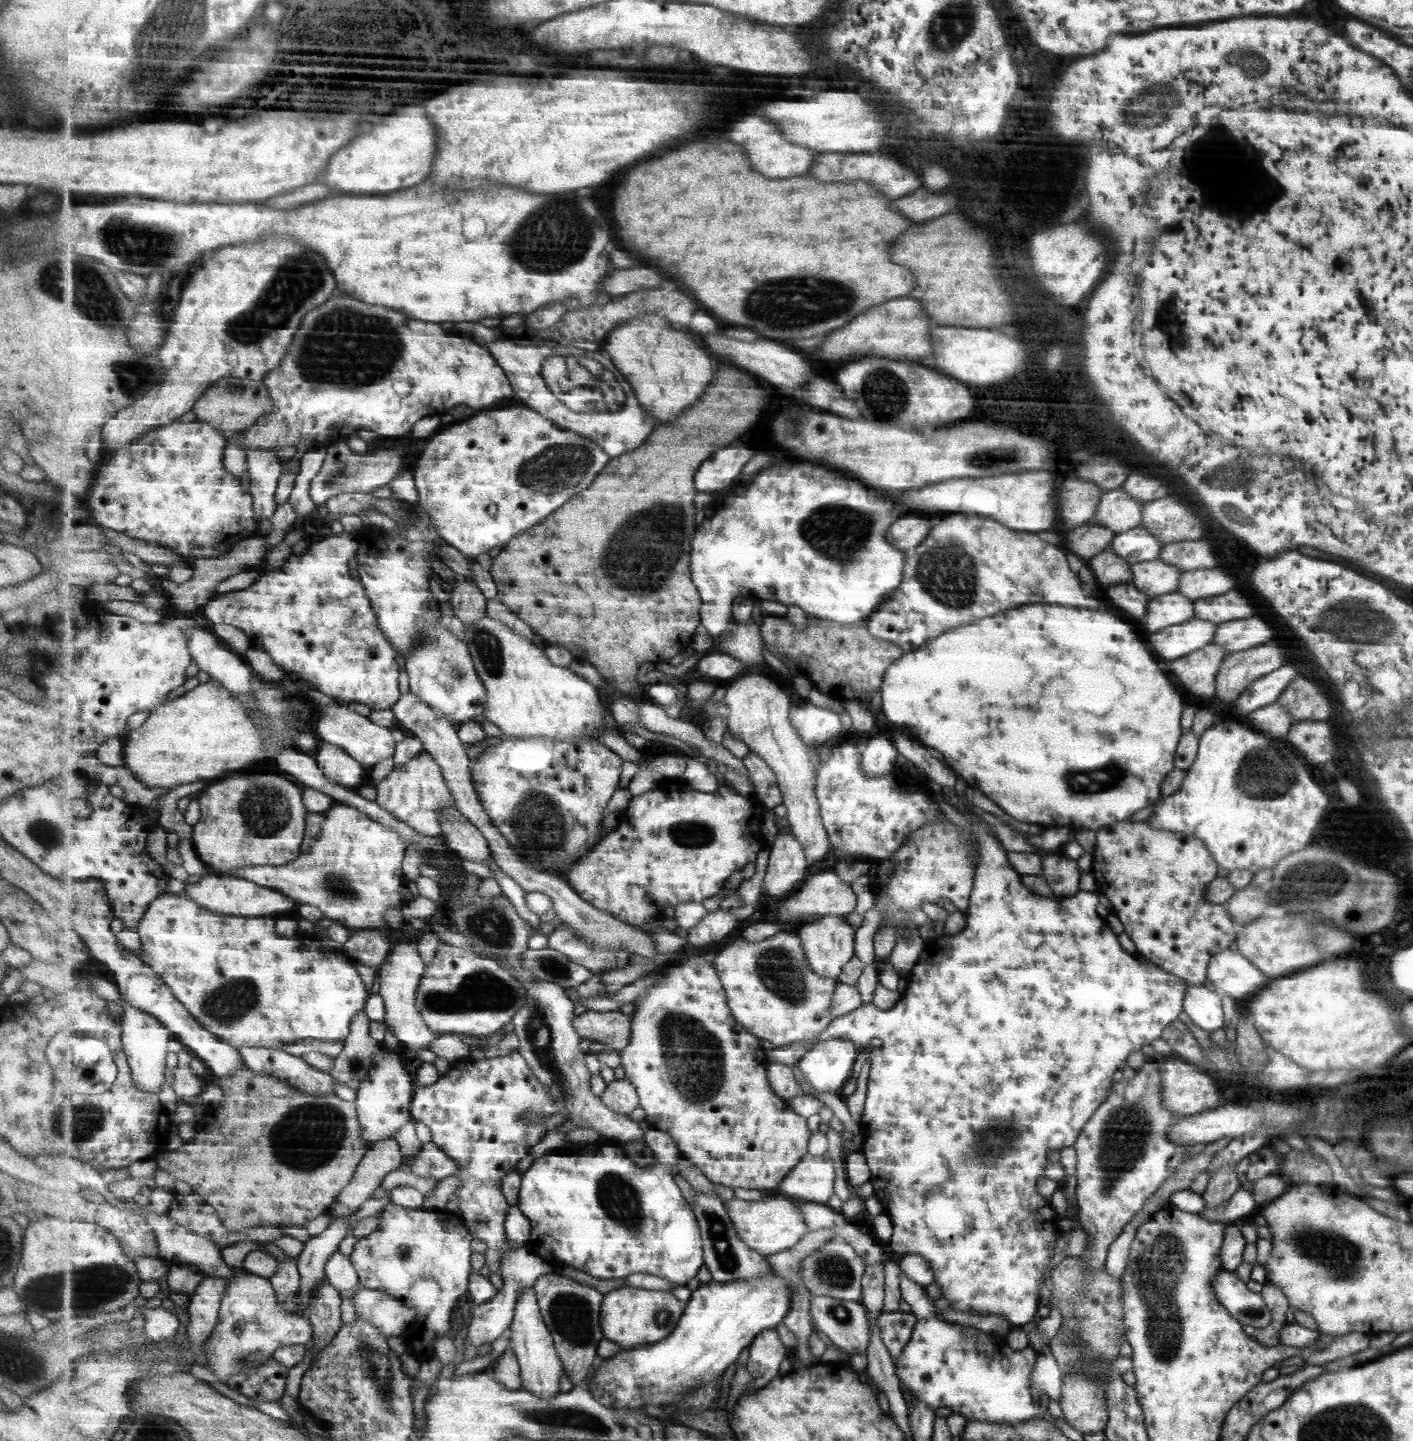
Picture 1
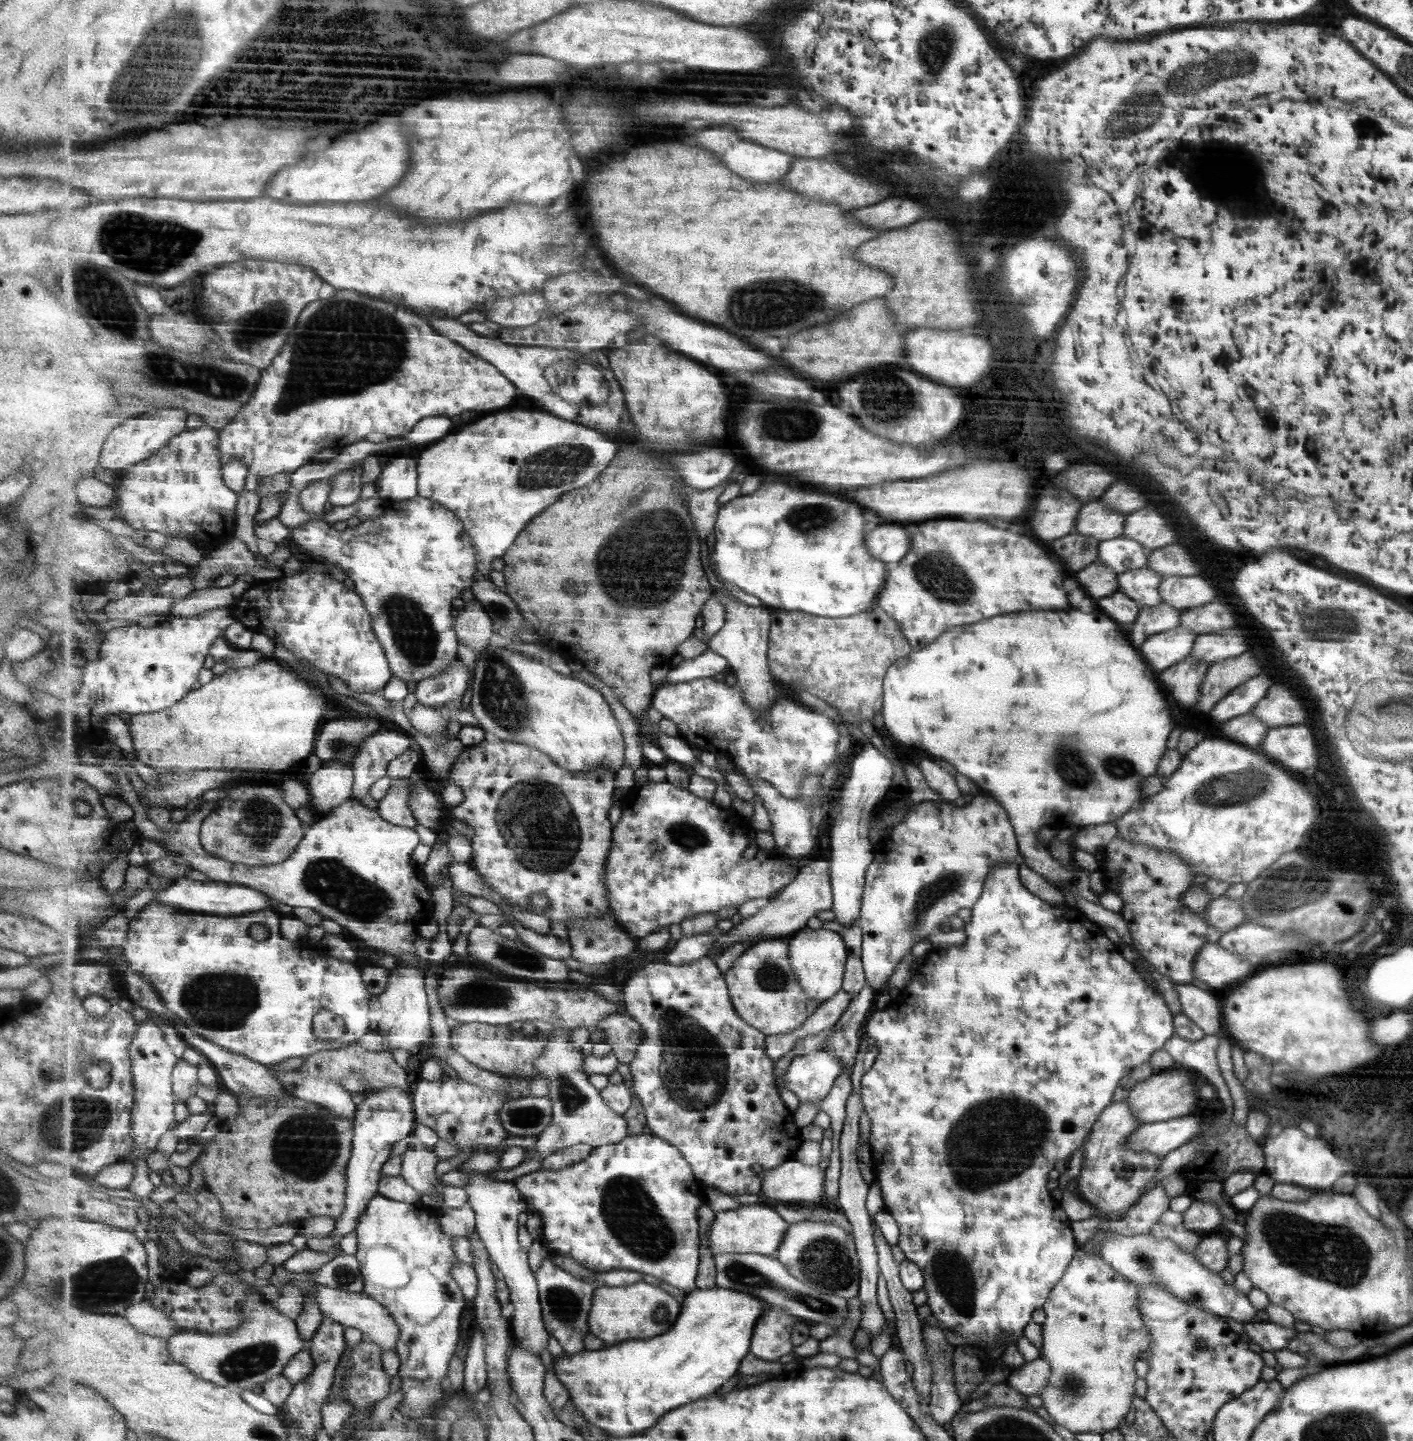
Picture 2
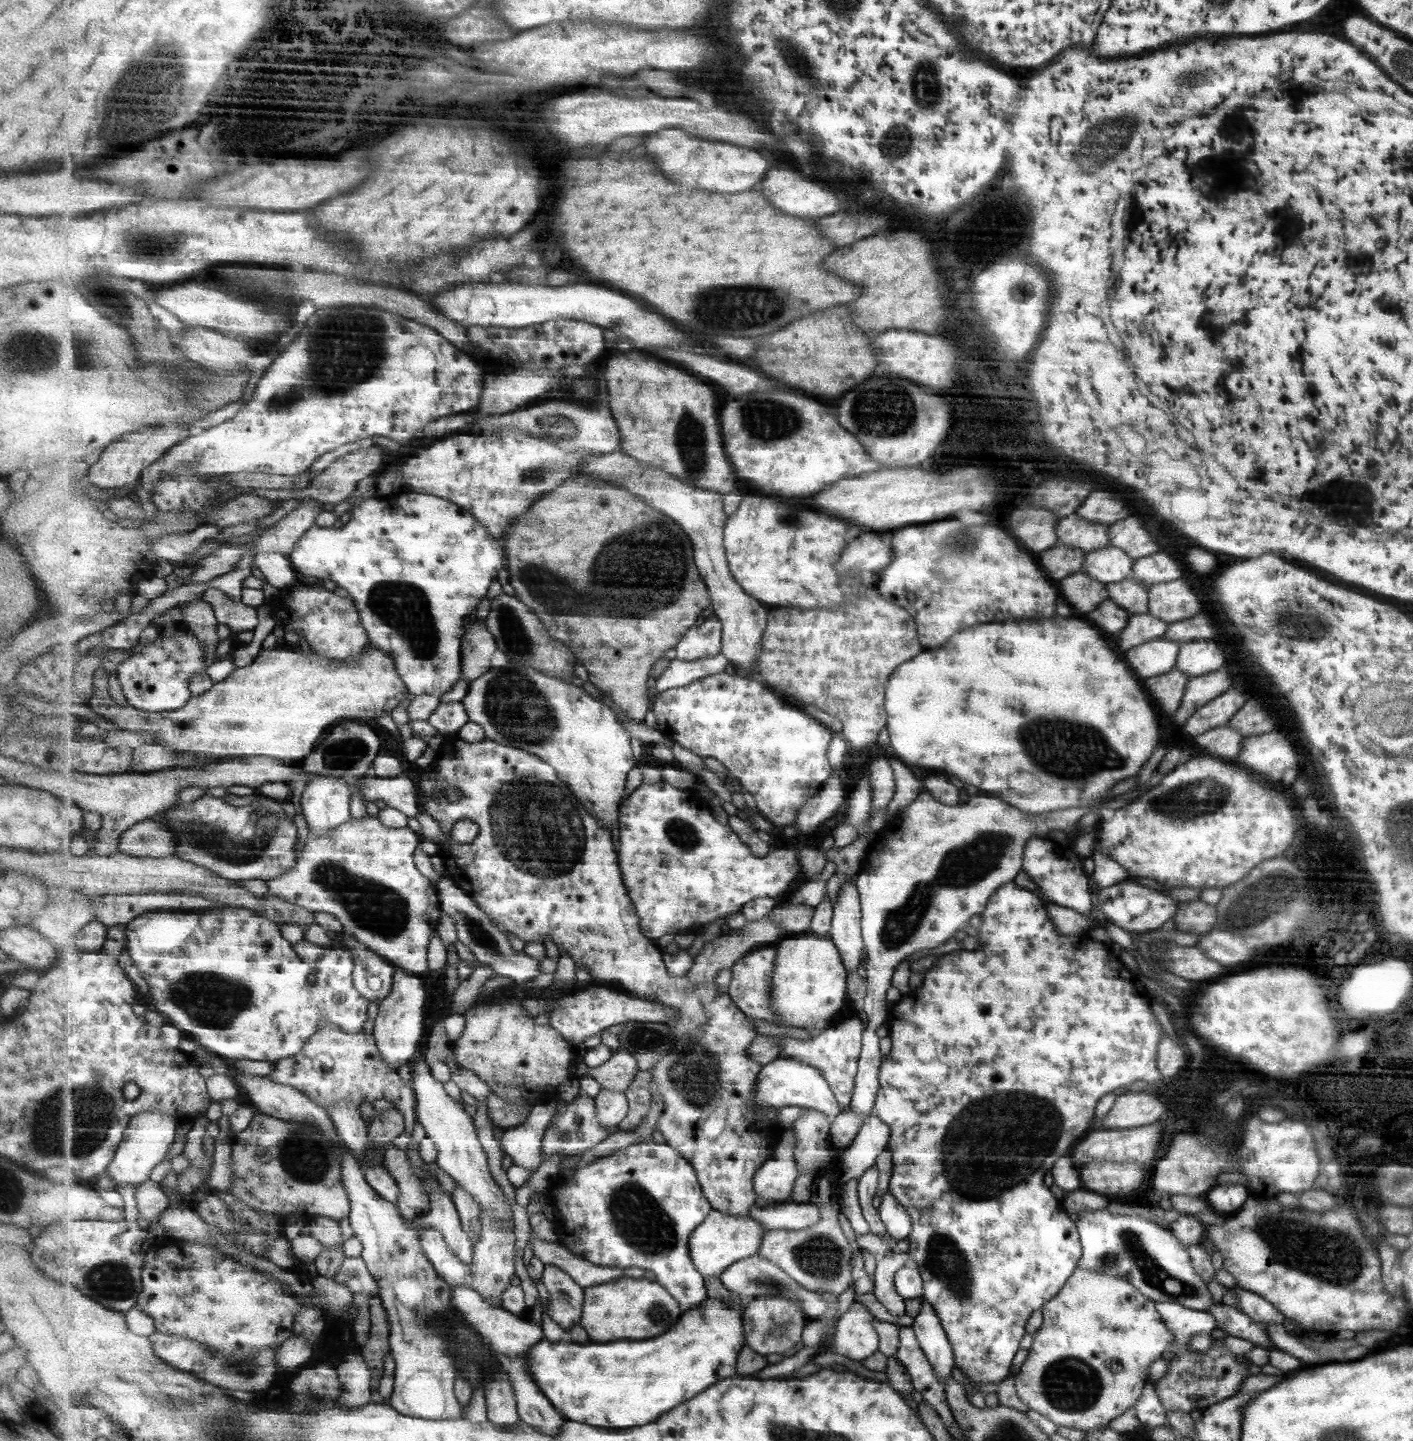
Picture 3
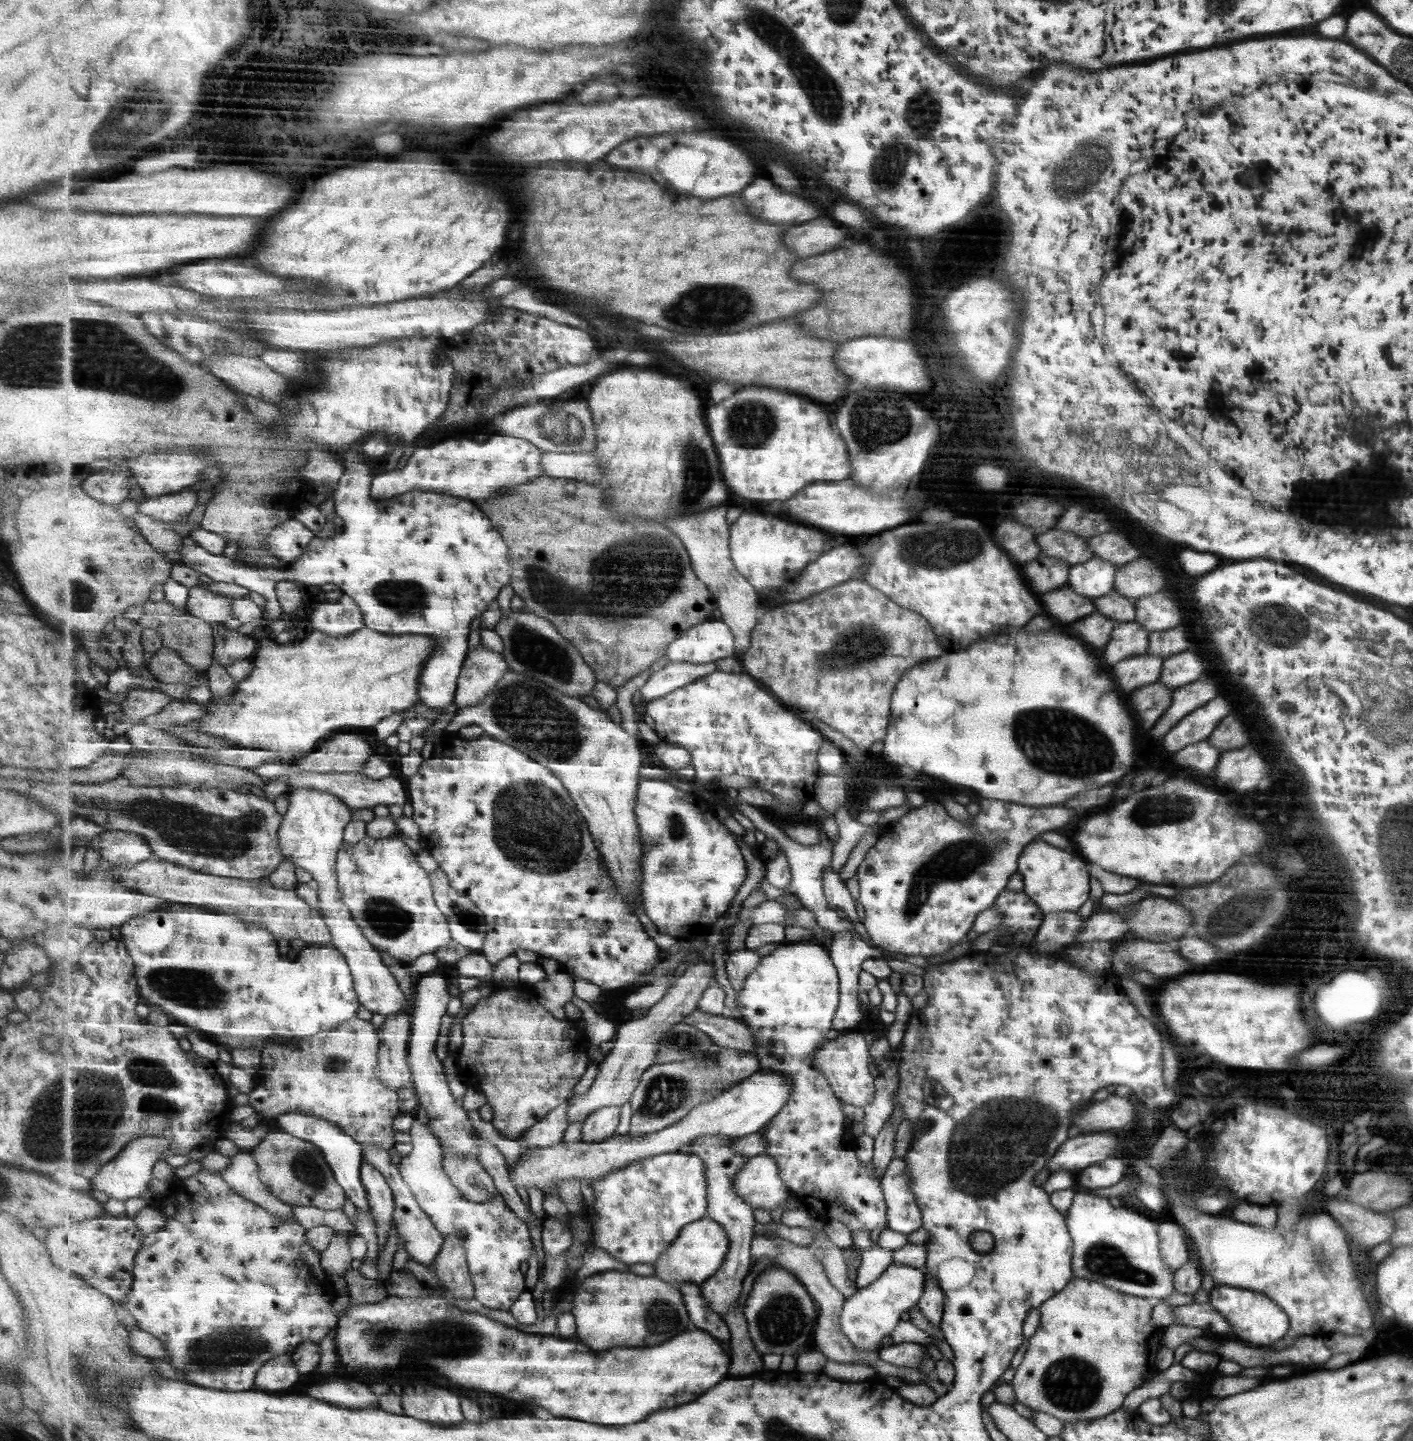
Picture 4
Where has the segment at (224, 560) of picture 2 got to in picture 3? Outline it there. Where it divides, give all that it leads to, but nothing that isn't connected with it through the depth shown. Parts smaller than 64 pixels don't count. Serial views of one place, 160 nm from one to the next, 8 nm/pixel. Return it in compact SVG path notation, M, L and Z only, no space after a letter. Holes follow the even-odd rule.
M209 588L201 596L215 611L218 622L229 626L234 632L252 631L259 625L258 609L233 600L225 592Z

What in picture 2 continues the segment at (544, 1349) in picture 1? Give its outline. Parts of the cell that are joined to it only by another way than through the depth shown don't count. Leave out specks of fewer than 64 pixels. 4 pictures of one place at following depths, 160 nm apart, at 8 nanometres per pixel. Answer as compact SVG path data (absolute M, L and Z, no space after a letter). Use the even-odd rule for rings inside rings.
M460 1170L467 1177L468 1204L475 1212L475 1226L479 1231L492 1261L508 1284L514 1314L509 1318L513 1330L513 1342L526 1349L541 1352L549 1342L549 1331L545 1328L540 1288L533 1269L530 1267L528 1249L519 1242L520 1216L527 1210L527 1200L514 1181L497 1181L487 1174L475 1170Z

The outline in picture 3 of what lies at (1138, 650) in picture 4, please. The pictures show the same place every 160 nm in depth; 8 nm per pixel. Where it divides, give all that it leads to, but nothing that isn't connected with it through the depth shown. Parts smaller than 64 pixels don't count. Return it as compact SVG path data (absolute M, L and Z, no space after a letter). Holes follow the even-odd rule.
M1150 613L1131 614L1128 616L1125 628L1117 634L1116 643L1119 650L1126 652L1130 647L1159 639L1166 632L1166 621L1159 620Z

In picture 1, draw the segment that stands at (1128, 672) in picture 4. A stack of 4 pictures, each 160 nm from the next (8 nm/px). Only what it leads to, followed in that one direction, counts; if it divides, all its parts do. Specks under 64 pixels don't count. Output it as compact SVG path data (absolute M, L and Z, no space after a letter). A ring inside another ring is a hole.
M1191 618L1186 623L1162 628L1149 636L1149 644L1159 660L1177 660L1211 642L1217 624Z

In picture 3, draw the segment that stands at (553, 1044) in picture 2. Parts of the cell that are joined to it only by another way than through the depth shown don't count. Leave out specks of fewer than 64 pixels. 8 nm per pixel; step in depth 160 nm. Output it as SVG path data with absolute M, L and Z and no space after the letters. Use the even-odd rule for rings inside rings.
M580 1094L569 1104L565 1113L555 1115L546 1130L545 1156L562 1152L563 1155L582 1155L589 1147L609 1138L609 1130L598 1119L595 1099L589 1094Z

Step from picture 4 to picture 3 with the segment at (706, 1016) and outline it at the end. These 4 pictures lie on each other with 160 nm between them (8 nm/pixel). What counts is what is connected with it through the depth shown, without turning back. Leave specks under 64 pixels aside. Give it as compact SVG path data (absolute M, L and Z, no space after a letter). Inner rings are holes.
M591 984L588 988L577 990L569 995L556 999L549 999L551 1005L546 1015L550 1016L550 1024L558 1029L571 1045L581 1044L599 1032L615 1026L615 1024L625 1024L629 1021L665 1023L672 1020L677 1009L662 1005L641 997L630 996L627 993L614 992L599 984ZM855 1011L851 1017L839 1018L821 1029L817 1037L808 1040L799 1038L781 1038L783 1056L781 1058L799 1061L805 1065L811 1065L819 1069L830 1084L831 1090L839 1100L839 1106L844 1111L850 1110L853 1094L857 1084L859 1071L859 1060L863 1049L863 1038L865 1036L865 1024Z

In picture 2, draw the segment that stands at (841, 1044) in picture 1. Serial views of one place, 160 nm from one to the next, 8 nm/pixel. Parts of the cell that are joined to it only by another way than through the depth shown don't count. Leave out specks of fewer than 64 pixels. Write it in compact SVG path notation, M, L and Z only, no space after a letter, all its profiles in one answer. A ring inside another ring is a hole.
M819 1050L807 1056L797 1056L789 1064L780 1084L797 1094L802 1104L821 1103L830 1096L843 1068L841 1056Z

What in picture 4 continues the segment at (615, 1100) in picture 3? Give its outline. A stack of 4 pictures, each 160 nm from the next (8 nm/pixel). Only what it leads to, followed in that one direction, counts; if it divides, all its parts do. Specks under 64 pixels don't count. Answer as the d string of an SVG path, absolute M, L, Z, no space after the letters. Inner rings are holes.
M611 1106L601 1108L582 1123L581 1140L586 1143L600 1143L614 1137L619 1128L621 1108Z

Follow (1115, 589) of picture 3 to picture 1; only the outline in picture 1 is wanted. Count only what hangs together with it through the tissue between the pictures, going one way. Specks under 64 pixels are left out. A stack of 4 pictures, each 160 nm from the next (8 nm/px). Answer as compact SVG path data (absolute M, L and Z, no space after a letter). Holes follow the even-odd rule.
M1155 559L1151 562L1138 562L1130 565L1131 580L1137 590L1145 594L1149 600L1166 592L1175 592L1178 580L1182 576L1179 568Z

